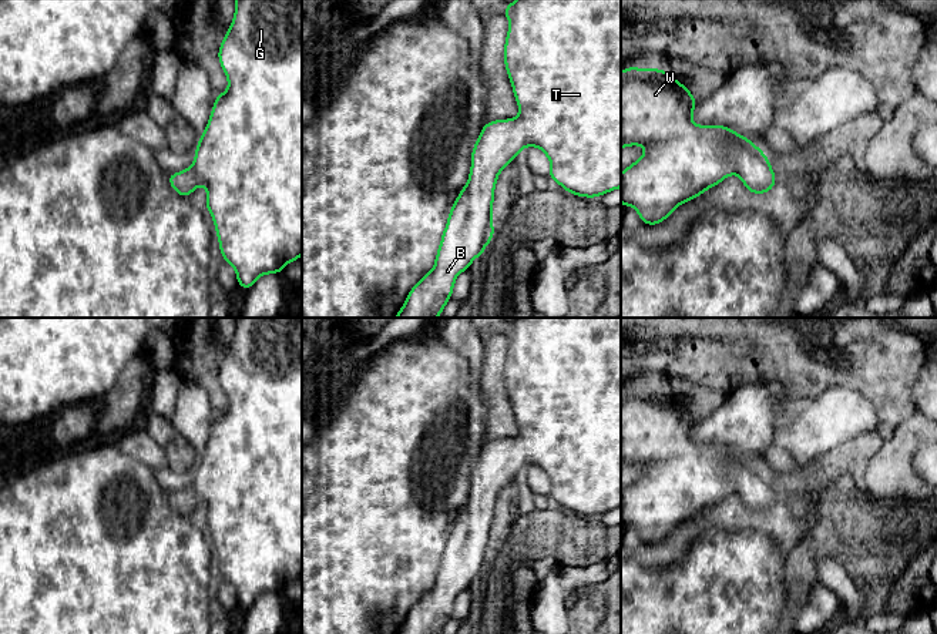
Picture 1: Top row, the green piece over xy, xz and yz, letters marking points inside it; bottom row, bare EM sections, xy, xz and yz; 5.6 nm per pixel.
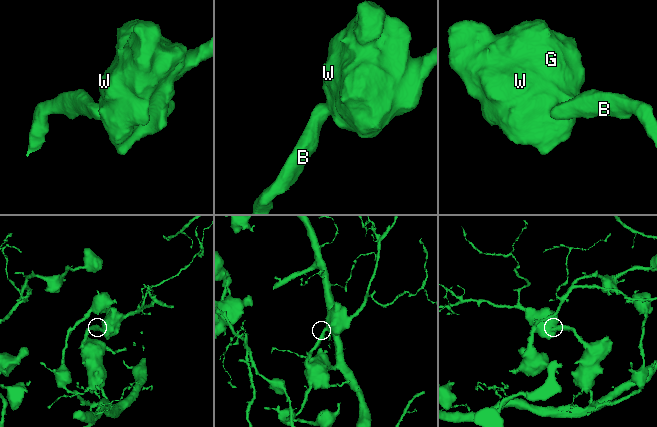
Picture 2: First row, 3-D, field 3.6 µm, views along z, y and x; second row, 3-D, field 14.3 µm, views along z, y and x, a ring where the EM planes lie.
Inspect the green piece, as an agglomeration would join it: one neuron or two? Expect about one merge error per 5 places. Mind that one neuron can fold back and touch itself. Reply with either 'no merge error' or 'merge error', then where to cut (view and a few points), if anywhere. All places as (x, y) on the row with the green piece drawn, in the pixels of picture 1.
no merge error; cut none

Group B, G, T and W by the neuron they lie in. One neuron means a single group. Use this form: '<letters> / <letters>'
B G T W

